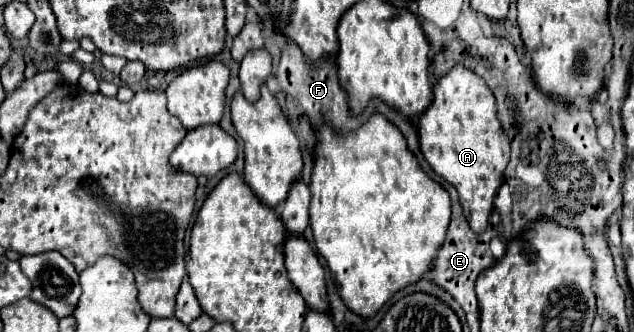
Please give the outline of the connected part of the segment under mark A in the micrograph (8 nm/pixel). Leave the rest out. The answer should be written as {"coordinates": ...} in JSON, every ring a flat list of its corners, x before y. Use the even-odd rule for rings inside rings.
{"coordinates":[[457,63,445,77,439,79,435,85,435,97,429,109,419,117,419,141,421,141,421,151,427,159,427,163,433,167,433,171,449,181,457,193,459,201,463,207,463,213,475,233,483,233,489,223,489,215,493,211,493,199,505,181,503,173,509,163,509,139,497,119,497,107,495,107,495,97,487,83,477,77,473,71,465,69,461,63]]}

